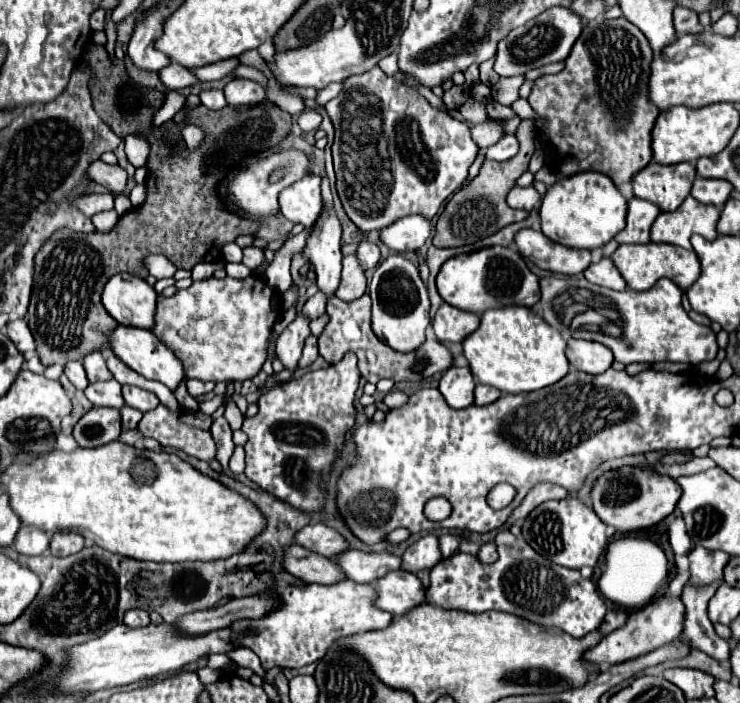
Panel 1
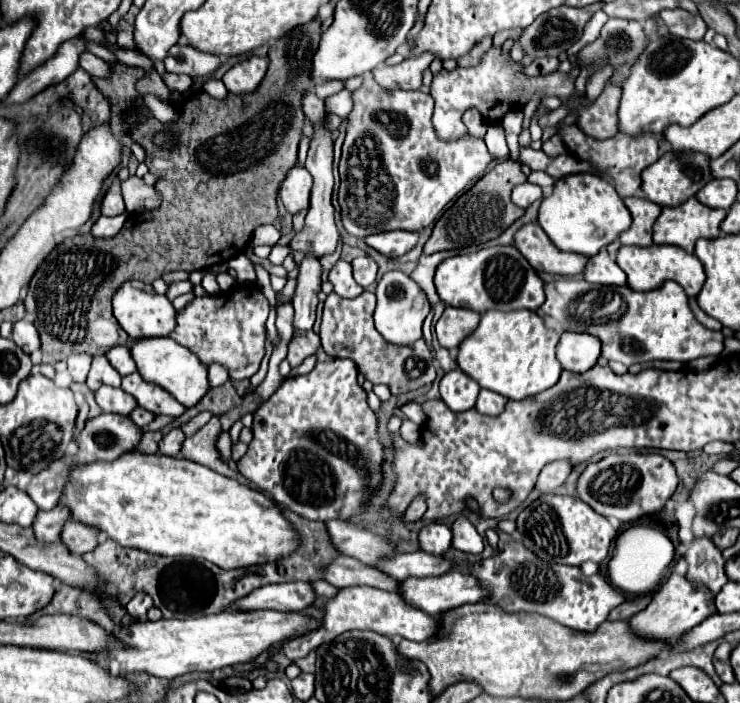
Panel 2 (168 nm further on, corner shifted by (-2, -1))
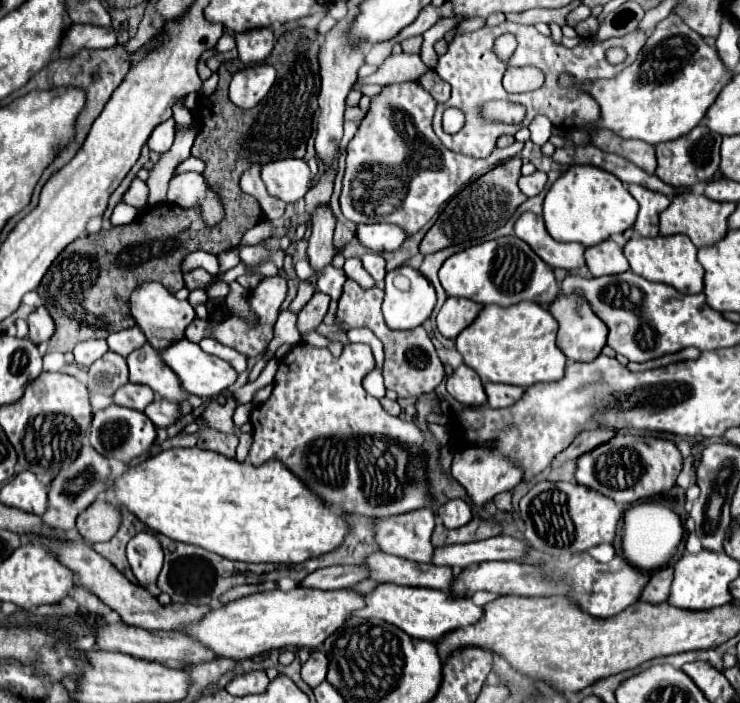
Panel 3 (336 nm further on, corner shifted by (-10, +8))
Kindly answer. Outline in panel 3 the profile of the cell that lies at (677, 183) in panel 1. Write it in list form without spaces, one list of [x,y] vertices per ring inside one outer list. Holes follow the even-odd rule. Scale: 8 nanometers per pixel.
[[[697,125],[691,133],[685,137],[679,137],[675,141],[659,143],[657,149],[657,171],[655,175],[673,185],[673,187],[691,187],[699,181],[705,181],[707,177],[713,177],[719,169],[719,147],[721,147],[721,135],[707,129],[705,125]]]

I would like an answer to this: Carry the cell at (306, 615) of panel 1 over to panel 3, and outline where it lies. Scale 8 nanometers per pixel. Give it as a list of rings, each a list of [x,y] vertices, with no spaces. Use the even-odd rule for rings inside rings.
[[[393,583],[379,585],[373,593],[365,595],[365,607],[353,615],[363,619],[381,619],[397,625],[407,635],[427,641],[439,641],[443,635],[477,623],[483,617],[483,609],[473,603],[471,597],[455,597],[449,591],[435,591],[425,587],[401,587]]]

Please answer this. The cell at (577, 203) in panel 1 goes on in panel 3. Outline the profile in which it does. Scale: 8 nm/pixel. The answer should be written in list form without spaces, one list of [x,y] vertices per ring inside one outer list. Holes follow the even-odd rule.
[[[577,165],[569,167],[549,187],[543,203],[543,219],[547,233],[555,241],[575,241],[589,247],[629,229],[635,223],[637,209],[637,201],[615,175],[603,169],[593,169],[593,165]]]

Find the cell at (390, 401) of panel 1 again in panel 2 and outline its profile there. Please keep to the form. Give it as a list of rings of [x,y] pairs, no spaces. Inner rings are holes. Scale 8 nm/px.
[[[407,402],[405,406],[401,406],[401,412],[411,420],[411,422],[415,422],[415,424],[423,424],[425,422],[425,414],[423,414],[423,410],[421,410],[421,406],[417,404],[417,402]]]

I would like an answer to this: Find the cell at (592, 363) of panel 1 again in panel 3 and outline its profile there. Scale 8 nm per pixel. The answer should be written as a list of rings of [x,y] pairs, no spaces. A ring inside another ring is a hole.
[[[573,291],[569,295],[559,293],[555,301],[549,305],[549,313],[559,323],[559,335],[557,335],[557,347],[565,353],[571,361],[593,361],[601,349],[607,343],[607,325],[593,313],[589,301],[583,297],[583,293]]]

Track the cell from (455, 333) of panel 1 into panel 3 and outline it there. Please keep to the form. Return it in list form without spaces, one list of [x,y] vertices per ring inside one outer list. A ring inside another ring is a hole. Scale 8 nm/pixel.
[[[449,297],[439,315],[437,315],[437,329],[443,337],[455,339],[465,327],[473,323],[473,319],[479,315],[483,305],[475,305],[475,301],[465,301],[459,297]]]

